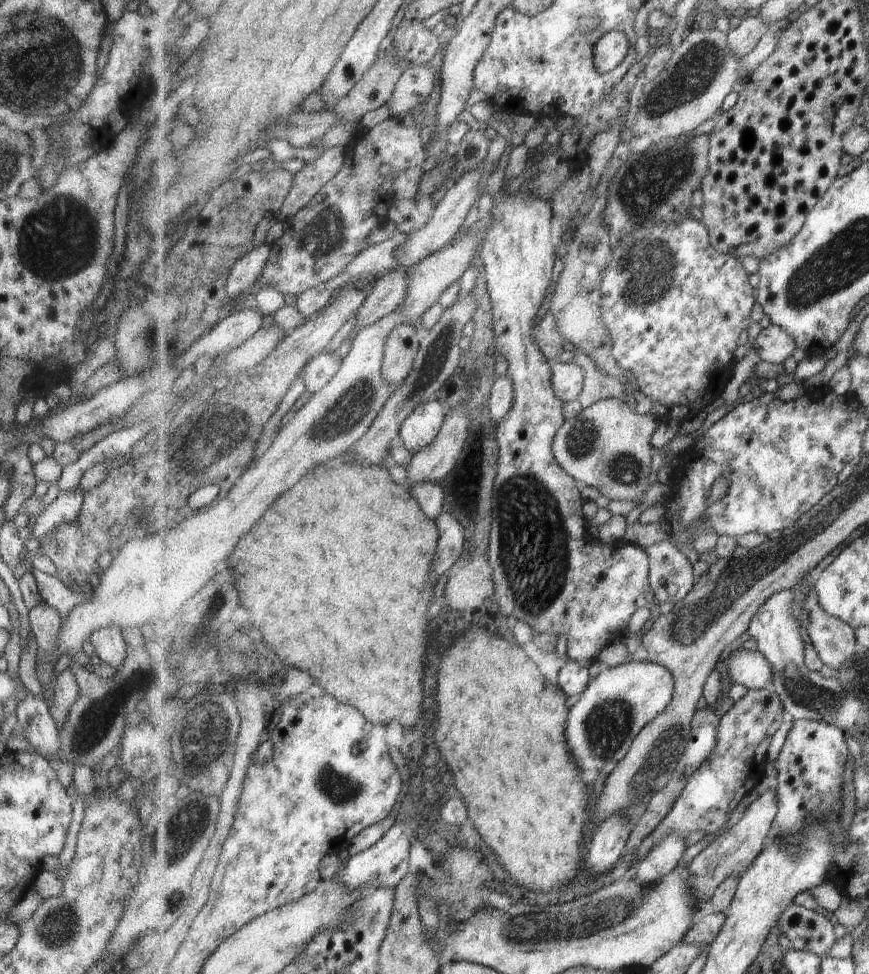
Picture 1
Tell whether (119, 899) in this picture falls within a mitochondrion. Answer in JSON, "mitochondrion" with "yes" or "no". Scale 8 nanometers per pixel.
{"mitochondrion":"no"}

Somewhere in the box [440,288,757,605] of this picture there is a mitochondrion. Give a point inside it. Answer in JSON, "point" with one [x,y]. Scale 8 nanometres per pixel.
{"point":[581,442]}

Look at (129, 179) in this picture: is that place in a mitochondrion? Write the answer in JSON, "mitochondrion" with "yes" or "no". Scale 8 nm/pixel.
{"mitochondrion":"no"}

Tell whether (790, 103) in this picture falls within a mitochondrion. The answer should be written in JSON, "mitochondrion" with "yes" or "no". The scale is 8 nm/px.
{"mitochondrion":"no"}

